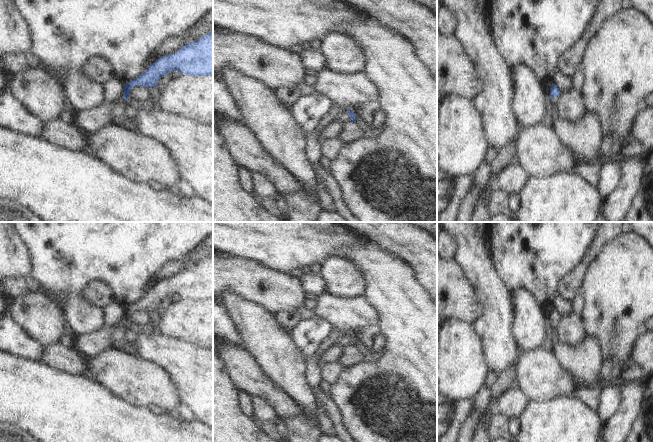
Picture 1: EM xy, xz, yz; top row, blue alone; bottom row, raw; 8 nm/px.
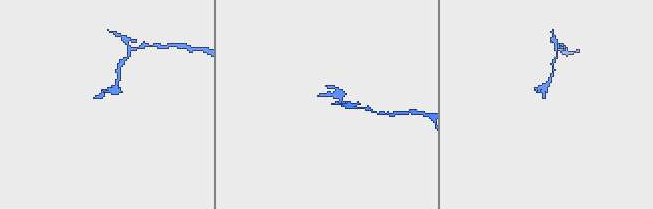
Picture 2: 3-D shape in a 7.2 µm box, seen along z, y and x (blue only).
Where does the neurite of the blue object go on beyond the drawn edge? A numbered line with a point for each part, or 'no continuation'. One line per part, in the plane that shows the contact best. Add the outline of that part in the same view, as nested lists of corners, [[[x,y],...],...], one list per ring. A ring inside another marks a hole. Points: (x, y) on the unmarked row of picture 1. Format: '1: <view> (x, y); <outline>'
1: yz (554, 324); [[[557,319],[557,320],[555,320],[555,321],[549,321],[549,325],[552,327],[552,329],[553,329],[554,331],[557,330],[558,325],[559,325],[559,323],[560,323],[560,320],[561,320],[561,319]]]

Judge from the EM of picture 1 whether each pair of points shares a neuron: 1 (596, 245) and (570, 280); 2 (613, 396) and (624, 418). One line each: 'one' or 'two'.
1: one
2: two

